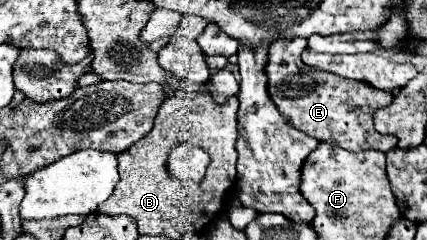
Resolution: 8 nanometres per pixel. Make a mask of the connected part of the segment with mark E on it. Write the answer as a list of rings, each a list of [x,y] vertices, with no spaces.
[[[295,38],[293,42],[273,42],[269,48],[269,64],[265,70],[269,76],[269,94],[279,112],[311,138],[319,142],[335,142],[343,150],[357,152],[375,148],[389,152],[397,146],[397,136],[381,134],[373,126],[373,114],[379,108],[389,106],[389,102],[393,102],[393,94],[367,86],[367,82],[355,82],[341,78],[339,74],[305,66],[305,62],[301,62],[301,50],[305,48],[305,38]]]

